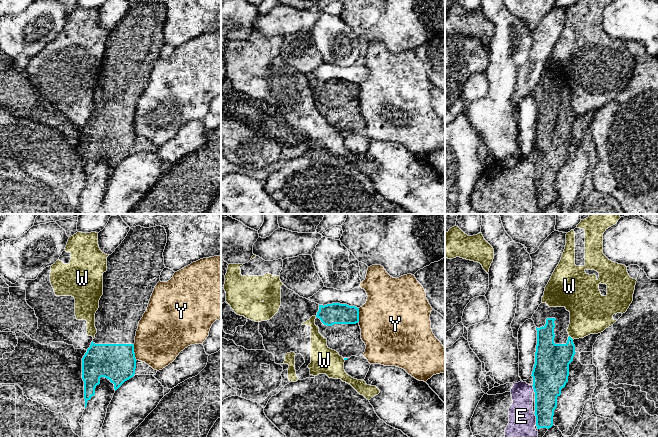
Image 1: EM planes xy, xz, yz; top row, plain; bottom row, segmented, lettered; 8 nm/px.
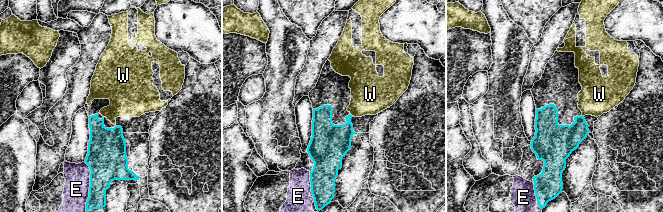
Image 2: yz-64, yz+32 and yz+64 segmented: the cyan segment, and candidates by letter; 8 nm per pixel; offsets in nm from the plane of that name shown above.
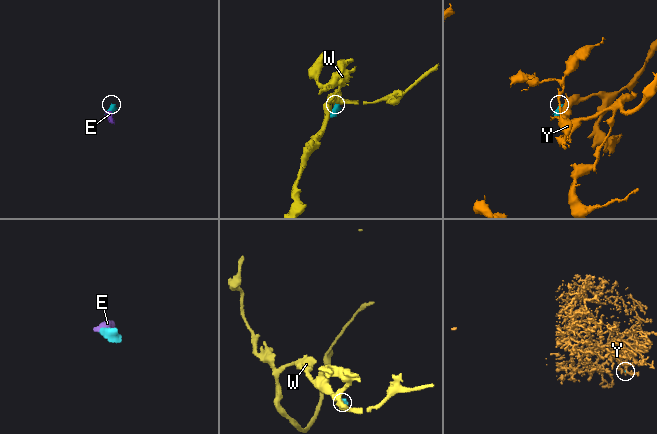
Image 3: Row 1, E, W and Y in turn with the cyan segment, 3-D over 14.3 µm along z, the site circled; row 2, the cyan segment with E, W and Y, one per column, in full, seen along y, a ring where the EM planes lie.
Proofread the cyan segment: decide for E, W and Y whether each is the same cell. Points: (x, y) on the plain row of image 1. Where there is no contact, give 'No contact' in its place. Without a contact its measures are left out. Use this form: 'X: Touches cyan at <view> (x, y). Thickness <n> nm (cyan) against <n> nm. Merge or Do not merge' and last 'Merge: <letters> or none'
E: Touches cyan at yz (536, 195). Thickness 200 nm (cyan) against 260 nm. Do not merge
W: Touches cyan at yz (570, 113). Thickness 280 nm (cyan) against 340 nm. Do not merge
Y: Touches cyan at xy (134, 129). Thickness 300 nm (cyan) against 400 nm. Do not merge
Merge: none

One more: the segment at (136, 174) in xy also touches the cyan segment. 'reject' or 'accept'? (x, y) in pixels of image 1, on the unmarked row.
reject

